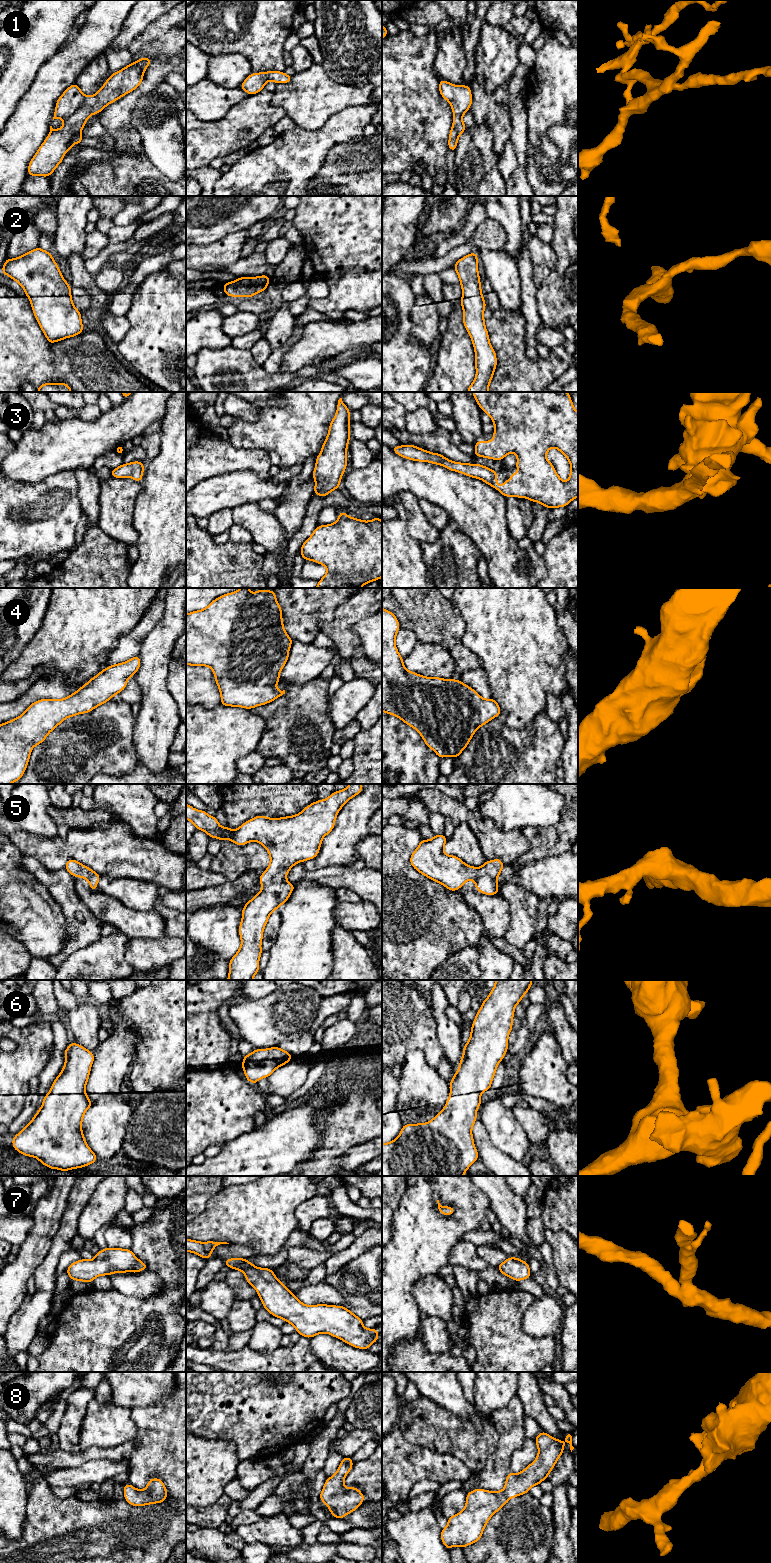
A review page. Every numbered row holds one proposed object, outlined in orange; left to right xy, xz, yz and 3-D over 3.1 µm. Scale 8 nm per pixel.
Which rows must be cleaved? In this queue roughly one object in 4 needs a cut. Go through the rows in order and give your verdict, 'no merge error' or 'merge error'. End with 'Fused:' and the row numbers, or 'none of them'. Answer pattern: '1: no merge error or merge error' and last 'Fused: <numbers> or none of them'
1: merge error
2: no merge error
3: no merge error
4: no merge error
5: no merge error
6: no merge error
7: no merge error
8: no merge error
Fused: 1

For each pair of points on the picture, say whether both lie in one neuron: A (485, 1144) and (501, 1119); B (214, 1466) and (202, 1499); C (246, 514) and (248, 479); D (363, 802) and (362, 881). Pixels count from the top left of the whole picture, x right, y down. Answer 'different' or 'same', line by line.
A: different
B: same
C: different
D: different

